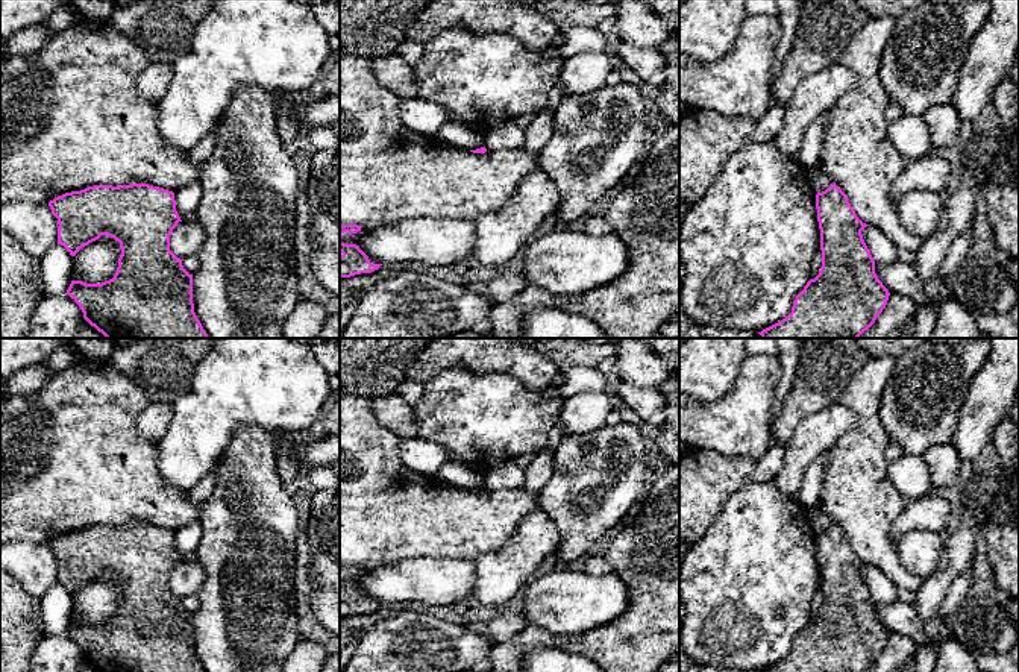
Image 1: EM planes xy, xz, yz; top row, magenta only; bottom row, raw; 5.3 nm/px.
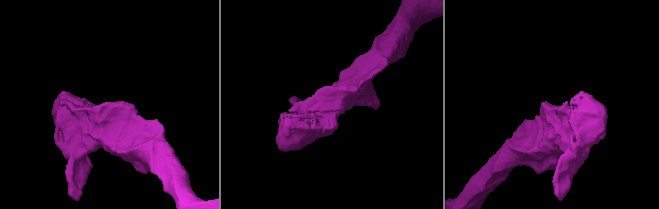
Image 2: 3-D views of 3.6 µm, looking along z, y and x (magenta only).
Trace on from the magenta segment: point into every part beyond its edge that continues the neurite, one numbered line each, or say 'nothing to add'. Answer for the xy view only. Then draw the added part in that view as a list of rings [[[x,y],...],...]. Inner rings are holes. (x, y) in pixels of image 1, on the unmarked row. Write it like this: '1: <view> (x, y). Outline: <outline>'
nothing to add

